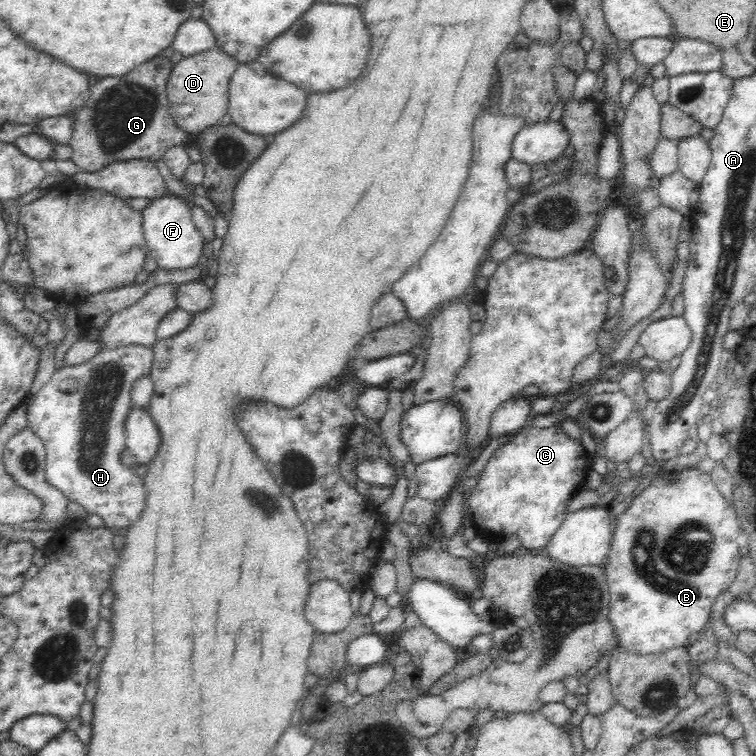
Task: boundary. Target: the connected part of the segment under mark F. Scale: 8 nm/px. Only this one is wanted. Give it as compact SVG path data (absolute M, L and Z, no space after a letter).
M169 193L151 199L141 212L142 232L148 251L160 268L178 270L194 267L202 254L204 238L194 225L190 203L184 198Z

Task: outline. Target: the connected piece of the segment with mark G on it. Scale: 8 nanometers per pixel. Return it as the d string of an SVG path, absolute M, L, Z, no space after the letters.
M160 55L124 76L102 77L89 88L88 100L70 114L74 127L71 161L80 171L96 172L114 160L157 161L169 148L186 142L188 134L172 118L166 98L172 68L170 59Z

